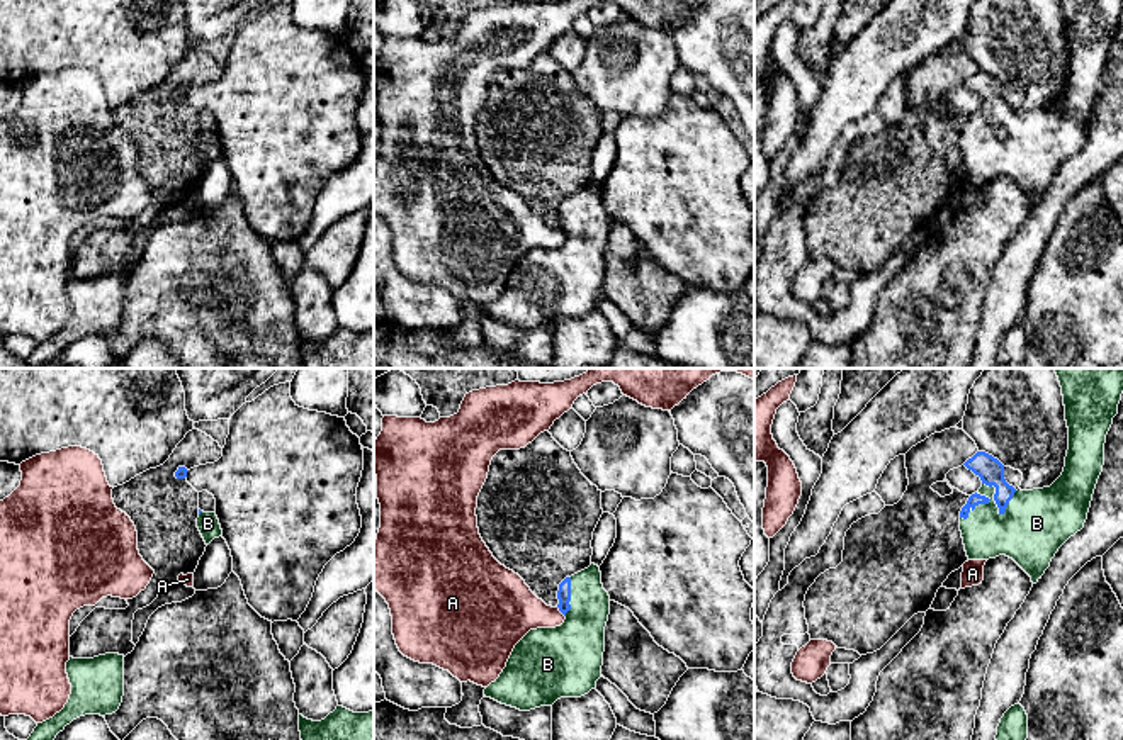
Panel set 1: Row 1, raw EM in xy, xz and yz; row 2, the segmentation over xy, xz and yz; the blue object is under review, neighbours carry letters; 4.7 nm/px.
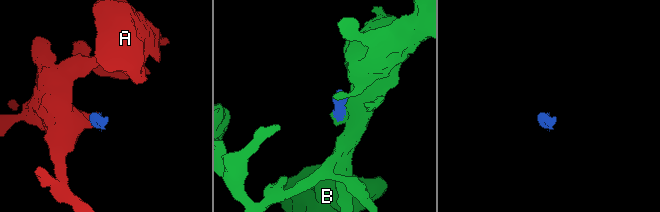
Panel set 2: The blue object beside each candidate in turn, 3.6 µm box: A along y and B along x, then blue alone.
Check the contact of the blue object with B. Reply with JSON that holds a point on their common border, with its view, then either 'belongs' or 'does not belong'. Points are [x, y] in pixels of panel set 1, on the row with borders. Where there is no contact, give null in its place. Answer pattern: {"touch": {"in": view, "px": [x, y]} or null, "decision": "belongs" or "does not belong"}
{"touch": {"in": "yz", "px": [994, 499]}, "decision": "belongs"}

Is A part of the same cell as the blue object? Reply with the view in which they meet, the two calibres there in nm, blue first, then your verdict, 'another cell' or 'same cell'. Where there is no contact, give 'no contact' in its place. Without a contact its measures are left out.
contact in xz; calibres 60 and 300 nm; another cell

